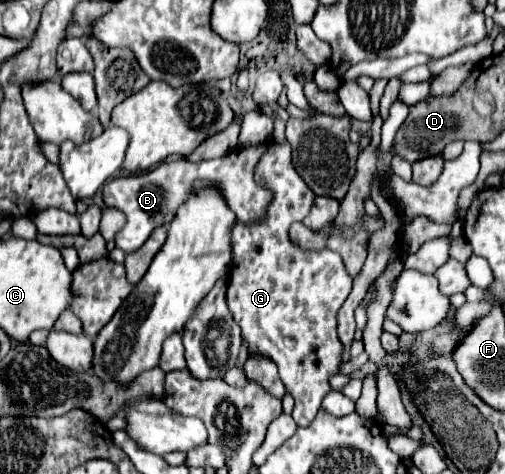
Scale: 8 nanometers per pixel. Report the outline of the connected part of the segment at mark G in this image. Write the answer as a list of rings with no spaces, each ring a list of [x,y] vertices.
[[[270,142],[268,154],[264,154],[260,166],[256,168],[256,178],[260,178],[272,192],[274,200],[268,206],[268,214],[258,224],[238,224],[232,230],[232,274],[228,282],[228,308],[242,328],[242,338],[248,342],[248,350],[270,356],[276,366],[280,380],[286,390],[294,396],[294,420],[298,426],[310,426],[318,414],[322,398],[332,390],[328,378],[338,372],[342,360],[342,342],[336,334],[336,314],[352,290],[352,278],[348,276],[340,254],[322,250],[320,254],[304,254],[288,242],[290,224],[308,216],[314,202],[312,190],[304,186],[292,166],[290,144]]]

